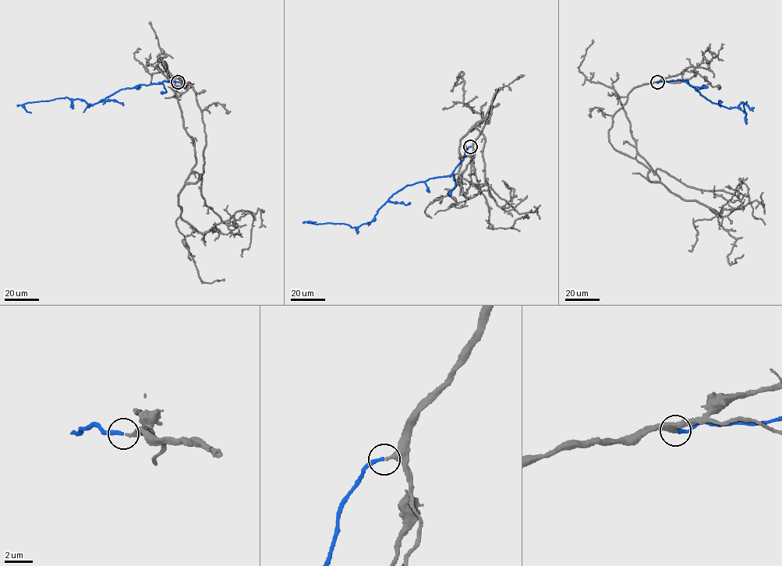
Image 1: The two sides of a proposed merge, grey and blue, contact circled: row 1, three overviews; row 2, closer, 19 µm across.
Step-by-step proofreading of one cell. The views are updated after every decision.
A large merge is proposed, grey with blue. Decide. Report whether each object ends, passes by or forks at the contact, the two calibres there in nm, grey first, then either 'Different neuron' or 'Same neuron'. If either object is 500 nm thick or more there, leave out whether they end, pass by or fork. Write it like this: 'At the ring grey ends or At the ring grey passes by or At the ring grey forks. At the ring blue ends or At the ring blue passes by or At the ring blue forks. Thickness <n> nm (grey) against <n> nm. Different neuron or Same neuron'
At the ring grey ends. At the ring blue ends. Thickness 320 nm (grey) against 260 nm. Same neuron

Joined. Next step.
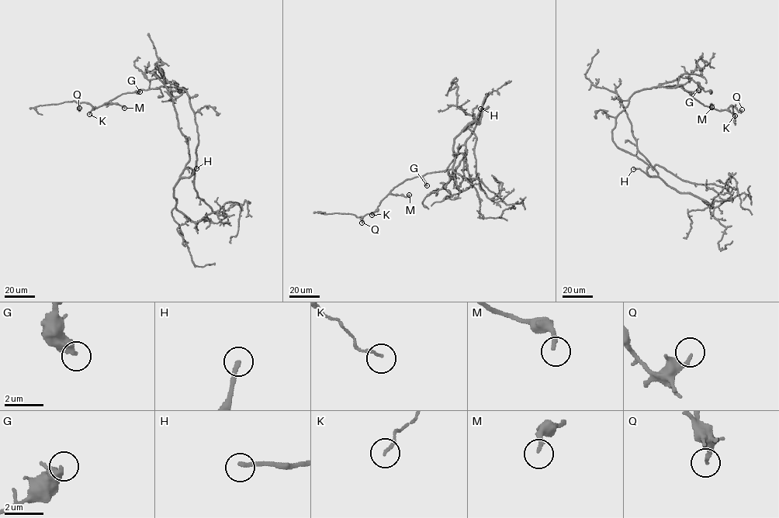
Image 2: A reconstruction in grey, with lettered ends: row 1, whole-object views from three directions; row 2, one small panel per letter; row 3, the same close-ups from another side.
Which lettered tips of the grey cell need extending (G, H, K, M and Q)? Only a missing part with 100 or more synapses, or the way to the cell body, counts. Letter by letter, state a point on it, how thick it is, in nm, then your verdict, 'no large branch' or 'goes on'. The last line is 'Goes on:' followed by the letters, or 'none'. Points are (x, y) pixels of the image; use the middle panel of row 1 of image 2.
G: (427, 185) | 480 nm | no large branch
H: (480, 108) | 240 nm | goes on
K: (372, 215) | 110 nm | no large branch
M: (409, 195) | 200 nm | no large branch
Q: (361, 222) | 180 nm | no large branch
Goes on: H

